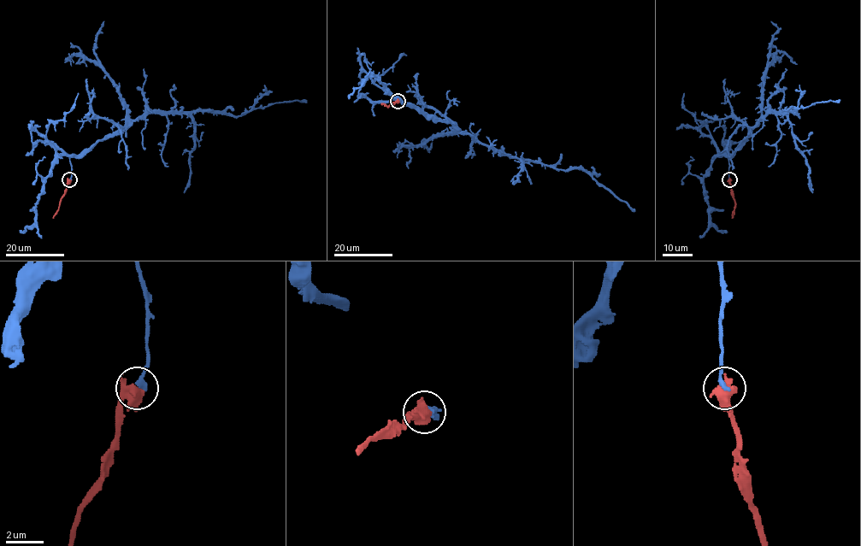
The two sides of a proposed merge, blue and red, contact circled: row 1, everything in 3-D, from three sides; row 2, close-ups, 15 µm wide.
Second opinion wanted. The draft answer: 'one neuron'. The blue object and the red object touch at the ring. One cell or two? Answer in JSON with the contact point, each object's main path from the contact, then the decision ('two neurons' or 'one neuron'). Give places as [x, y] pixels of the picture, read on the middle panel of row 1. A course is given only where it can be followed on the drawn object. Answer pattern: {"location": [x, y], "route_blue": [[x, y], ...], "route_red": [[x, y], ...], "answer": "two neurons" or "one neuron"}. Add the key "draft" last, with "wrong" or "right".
{"location": [398, 101], "route_blue": [[398, 101], [410, 102], [427, 115], [445, 120], [510, 156], [559, 169], [584, 169], [635, 211]], "route_red": [[398, 101], [388, 106], [381, 103]], "answer": "two neurons", "draft": "wrong"}

